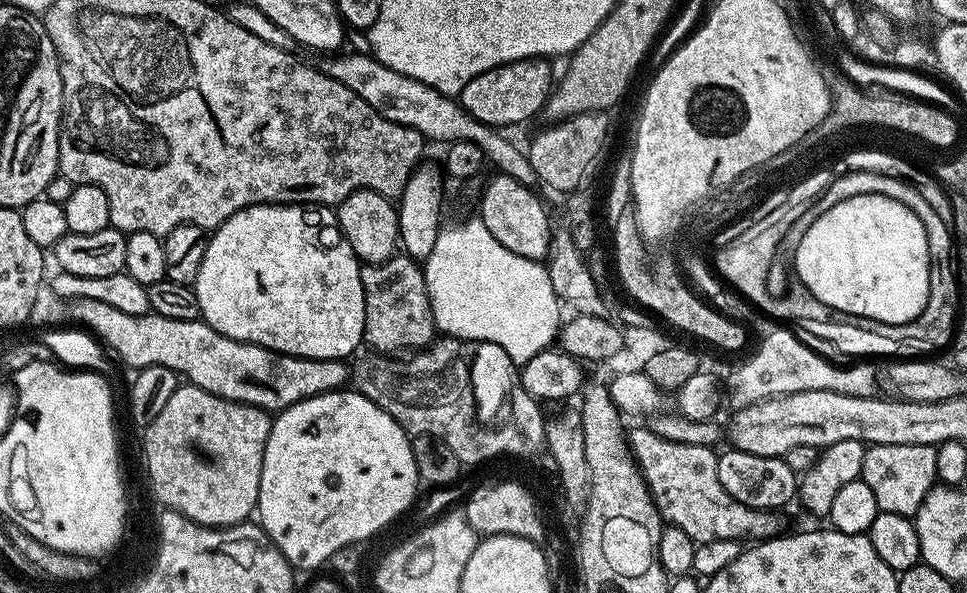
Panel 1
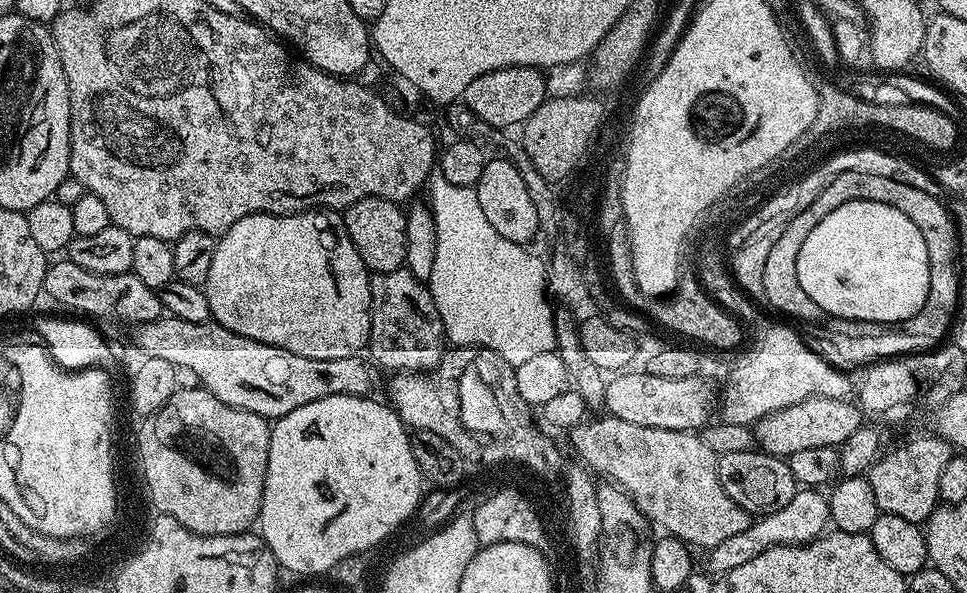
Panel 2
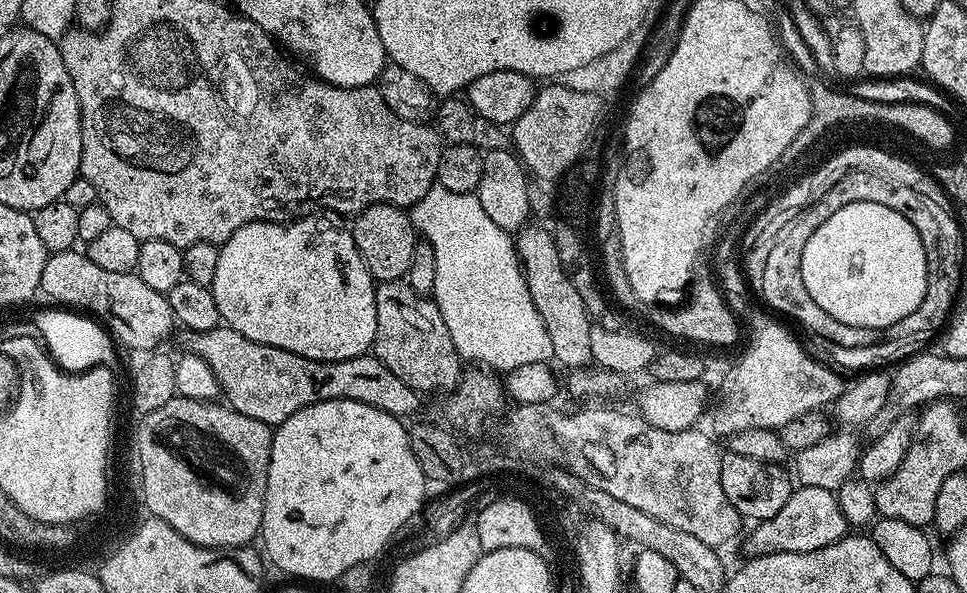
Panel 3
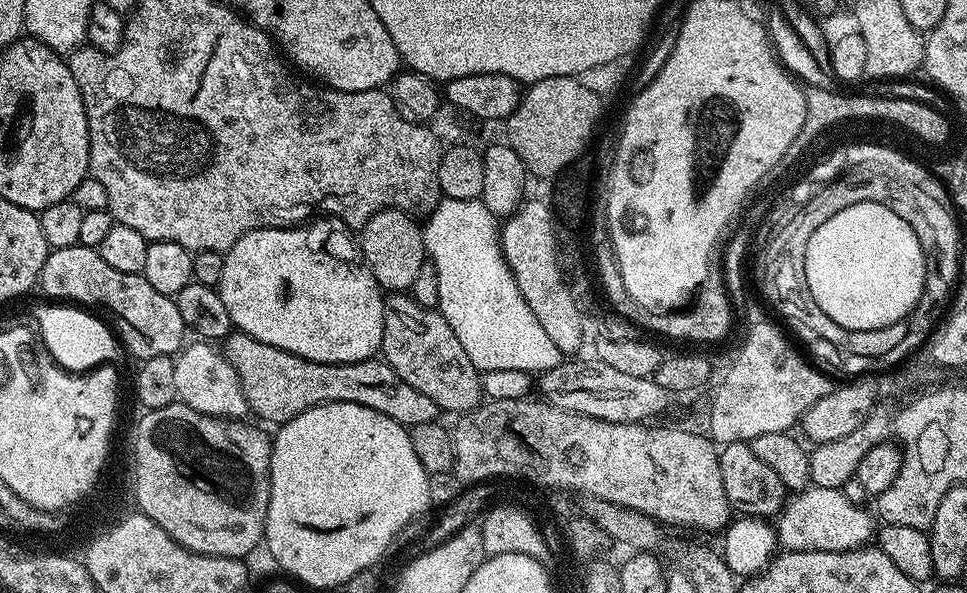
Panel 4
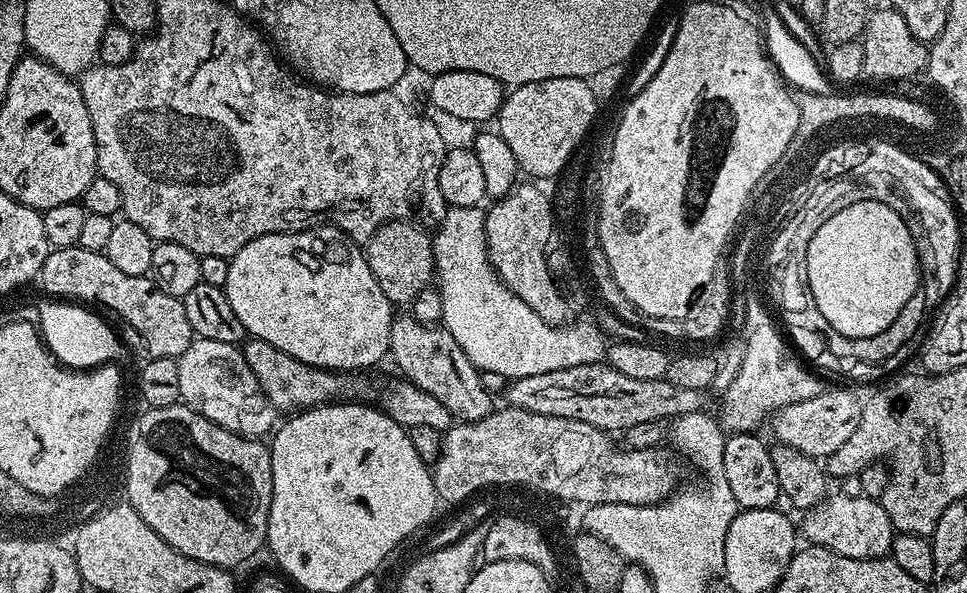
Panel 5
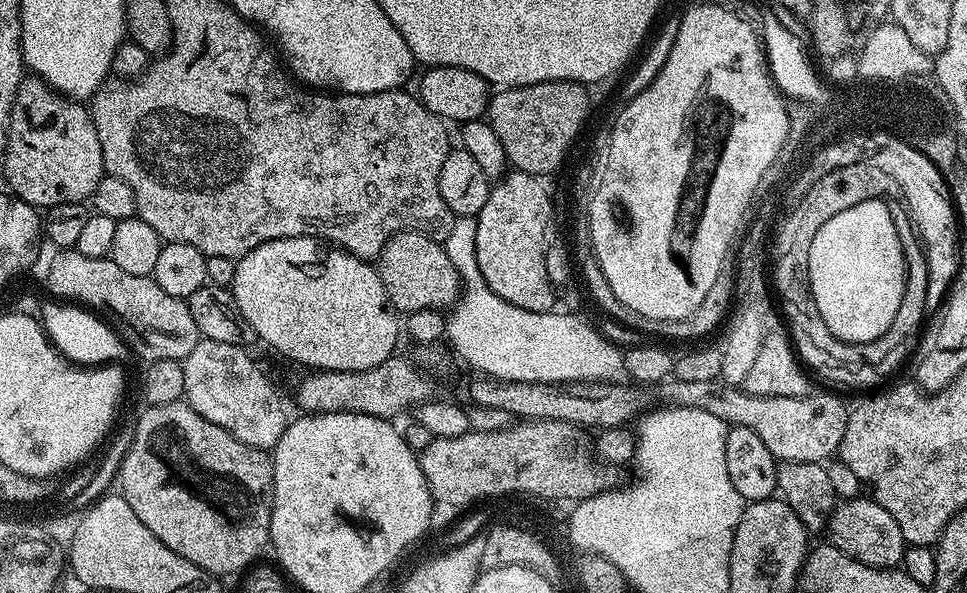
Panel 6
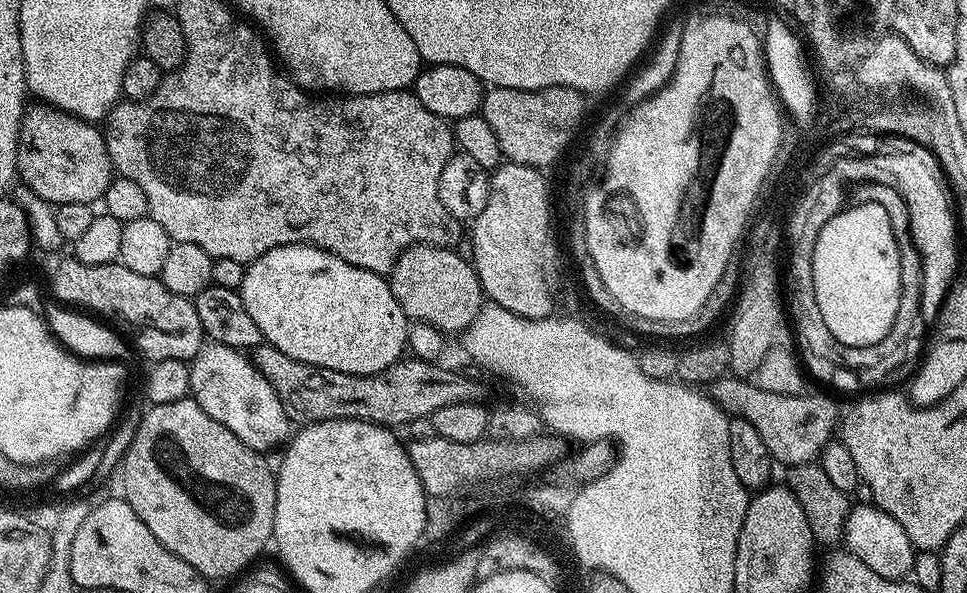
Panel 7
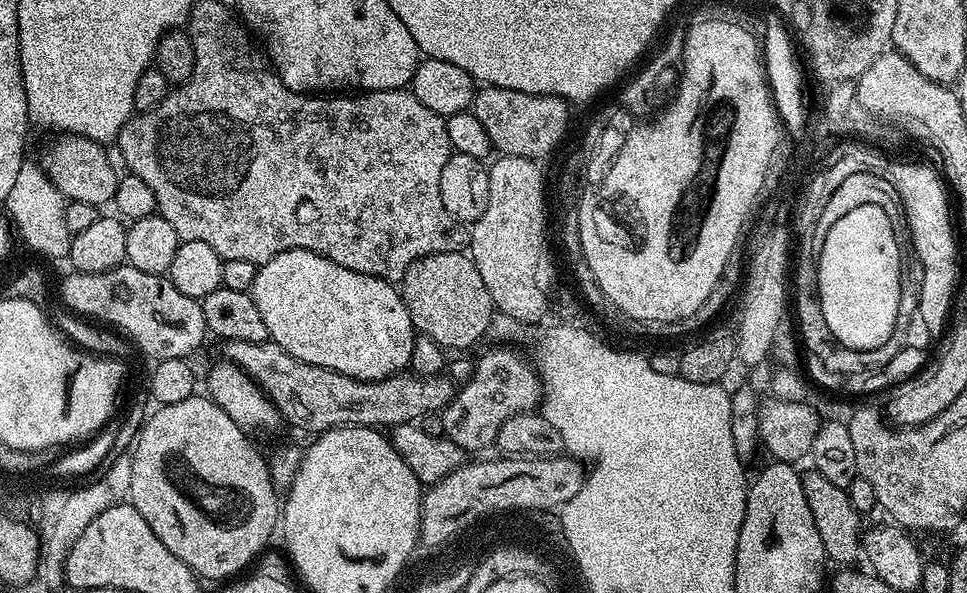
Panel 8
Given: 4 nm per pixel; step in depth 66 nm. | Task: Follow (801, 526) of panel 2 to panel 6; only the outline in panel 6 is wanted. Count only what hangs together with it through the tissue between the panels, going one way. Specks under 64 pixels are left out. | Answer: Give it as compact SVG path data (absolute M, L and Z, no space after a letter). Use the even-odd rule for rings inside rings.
M857 498L843 501L832 513L826 529L827 539L832 545L853 556L858 562L875 568L896 568L904 559L905 542L902 530L898 530L898 522L890 518L890 513L882 510L882 506L874 498Z

